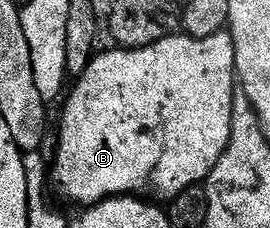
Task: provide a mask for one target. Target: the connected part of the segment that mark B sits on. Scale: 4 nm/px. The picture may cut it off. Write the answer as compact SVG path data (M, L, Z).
M225 32L206 36L205 38L190 38L187 36L169 36L157 43L150 44L149 47L138 48L137 50L126 50L111 48L103 54L97 53L91 64L75 79L76 87L72 91L67 91L64 102L64 115L60 118L60 139L56 142L56 167L50 170L50 178L60 189L60 194L68 202L77 202L80 208L96 206L99 202L105 202L108 198L118 198L121 196L140 196L147 188L151 197L164 198L170 200L178 196L191 186L201 185L207 179L208 174L218 164L222 152L230 144L230 120L232 119L232 97L236 95L238 89L238 79L236 77L236 45L231 33Z

